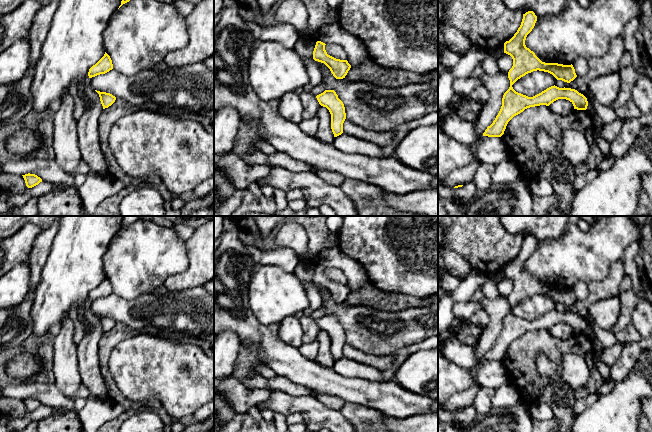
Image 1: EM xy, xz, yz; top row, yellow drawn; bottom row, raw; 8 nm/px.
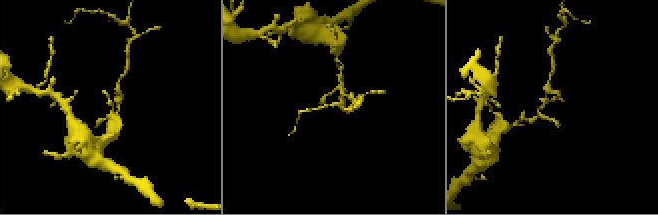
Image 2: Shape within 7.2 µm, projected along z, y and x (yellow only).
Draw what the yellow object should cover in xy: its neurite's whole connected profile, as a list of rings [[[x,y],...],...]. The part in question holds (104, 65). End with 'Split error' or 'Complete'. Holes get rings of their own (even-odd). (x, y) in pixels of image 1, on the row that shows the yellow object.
[[[105,52],[104,56],[89,69],[88,76],[89,78],[92,78],[100,74],[105,74],[112,69],[112,60],[110,56]]]. Complete

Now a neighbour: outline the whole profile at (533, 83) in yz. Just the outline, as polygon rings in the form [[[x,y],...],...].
[[[537,70],[518,79],[512,87],[518,93],[533,97],[547,88],[554,86],[556,80],[552,74]]]

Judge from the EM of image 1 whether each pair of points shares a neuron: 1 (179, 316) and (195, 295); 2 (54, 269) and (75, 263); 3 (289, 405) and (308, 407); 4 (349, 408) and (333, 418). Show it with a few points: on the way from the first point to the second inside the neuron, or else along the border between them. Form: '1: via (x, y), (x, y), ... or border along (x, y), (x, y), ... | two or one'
1: via (184, 311), (195, 300) | one
2: via (59, 269), (70, 268) | one
3: via (294, 405), (303, 405) | one
4: border along (339, 410), (348, 421) | two

